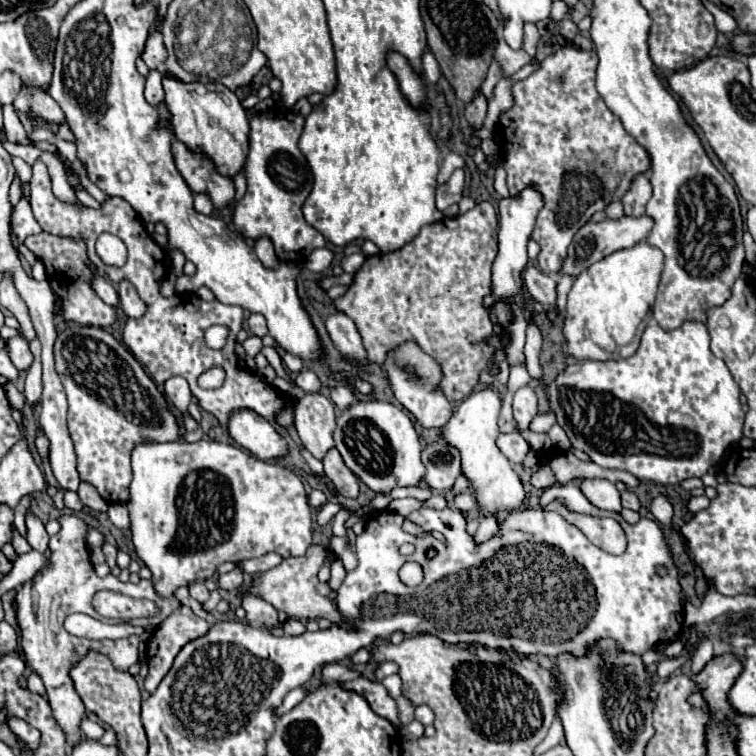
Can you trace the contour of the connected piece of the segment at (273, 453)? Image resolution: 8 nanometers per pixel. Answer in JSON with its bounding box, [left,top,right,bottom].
[228,411,288,461]

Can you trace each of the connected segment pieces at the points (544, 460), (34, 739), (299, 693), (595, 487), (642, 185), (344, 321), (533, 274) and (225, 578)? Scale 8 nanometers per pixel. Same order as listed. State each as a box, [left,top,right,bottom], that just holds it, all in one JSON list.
[[530,453,556,489],[6,717,40,751],[276,687,308,715],[580,479,620,511],[622,175,652,215],[326,311,366,365],[524,267,558,309],[218,567,244,591]]

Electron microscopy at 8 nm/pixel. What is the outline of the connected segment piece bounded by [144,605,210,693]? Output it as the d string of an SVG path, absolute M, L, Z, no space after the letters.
M180 605L176 611L172 611L152 633L148 641L148 651L146 651L146 661L150 667L148 677L144 679L144 687L154 693L164 675L170 671L174 657L180 653L180 649L206 635L210 625L196 617L190 607Z

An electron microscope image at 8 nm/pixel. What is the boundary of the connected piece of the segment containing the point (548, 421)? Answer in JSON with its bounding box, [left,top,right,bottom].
[530,411,556,433]

